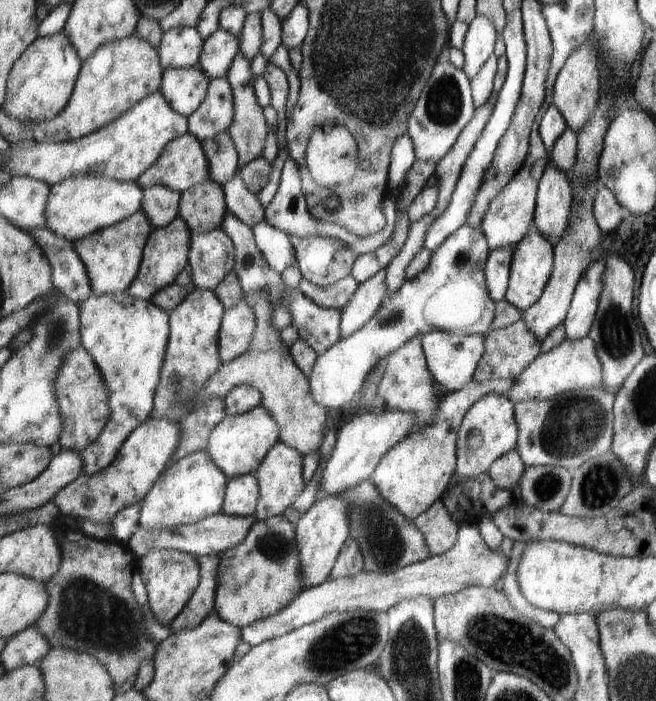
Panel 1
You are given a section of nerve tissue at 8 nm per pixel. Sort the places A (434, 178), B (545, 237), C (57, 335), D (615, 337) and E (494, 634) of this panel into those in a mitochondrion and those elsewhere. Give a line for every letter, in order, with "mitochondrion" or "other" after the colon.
A: other
B: other
C: mitochondrion
D: mitochondrion
E: mitochondrion

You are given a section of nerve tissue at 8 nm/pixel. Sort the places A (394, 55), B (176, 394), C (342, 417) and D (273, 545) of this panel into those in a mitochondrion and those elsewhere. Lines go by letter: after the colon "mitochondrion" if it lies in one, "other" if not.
A: mitochondrion
B: mitochondrion
C: other
D: mitochondrion

